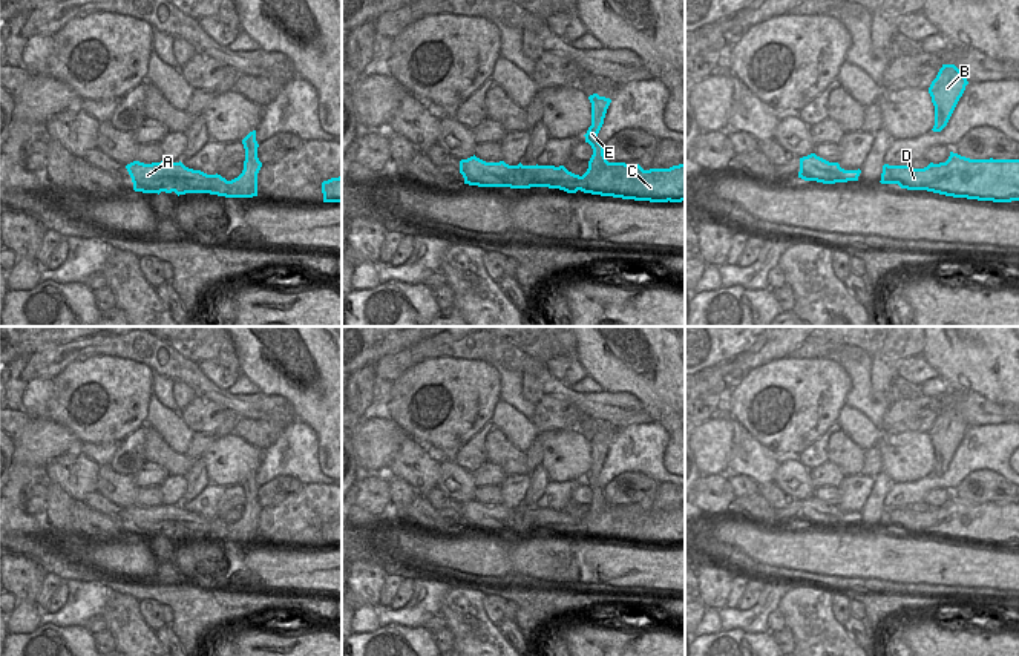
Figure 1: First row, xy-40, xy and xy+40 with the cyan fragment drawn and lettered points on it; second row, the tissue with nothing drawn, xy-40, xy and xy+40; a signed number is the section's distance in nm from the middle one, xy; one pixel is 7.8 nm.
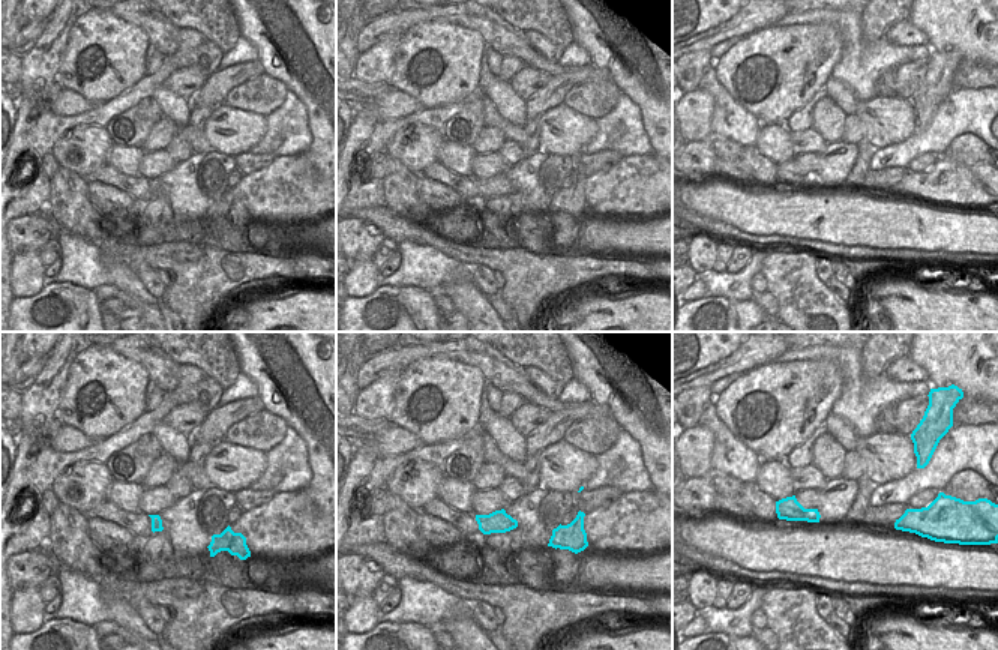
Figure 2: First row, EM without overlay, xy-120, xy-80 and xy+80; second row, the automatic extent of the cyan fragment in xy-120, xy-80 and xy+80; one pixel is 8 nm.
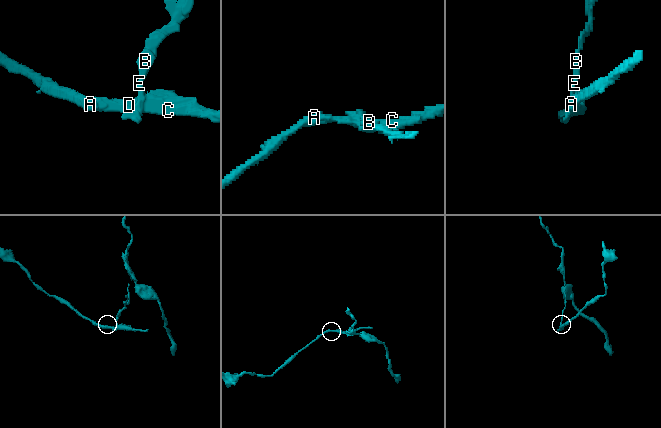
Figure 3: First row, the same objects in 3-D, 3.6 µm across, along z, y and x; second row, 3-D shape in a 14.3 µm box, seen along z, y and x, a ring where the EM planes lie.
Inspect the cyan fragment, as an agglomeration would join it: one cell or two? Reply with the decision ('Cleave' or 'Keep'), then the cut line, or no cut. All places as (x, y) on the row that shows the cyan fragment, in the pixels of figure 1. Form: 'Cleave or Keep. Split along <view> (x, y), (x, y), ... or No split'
Cleave. Split along xy (609, 163), (590, 180), (584, 192)

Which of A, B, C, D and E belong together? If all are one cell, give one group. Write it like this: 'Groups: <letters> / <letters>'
Groups: A C D / B E

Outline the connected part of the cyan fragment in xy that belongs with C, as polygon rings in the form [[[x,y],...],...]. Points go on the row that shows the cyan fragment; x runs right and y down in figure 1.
[[[608,162],[585,193],[650,202],[685,201],[685,164],[644,170],[639,164]]]

